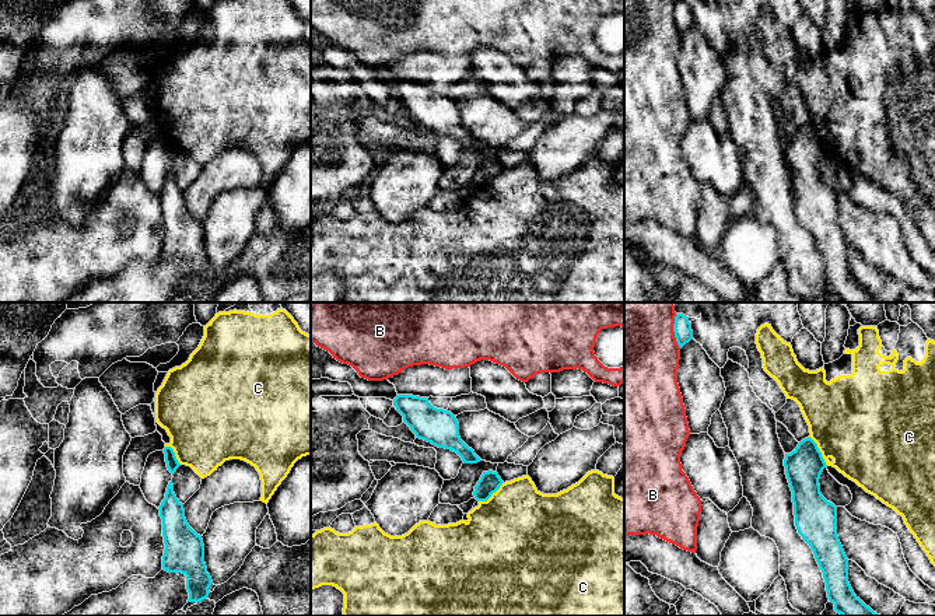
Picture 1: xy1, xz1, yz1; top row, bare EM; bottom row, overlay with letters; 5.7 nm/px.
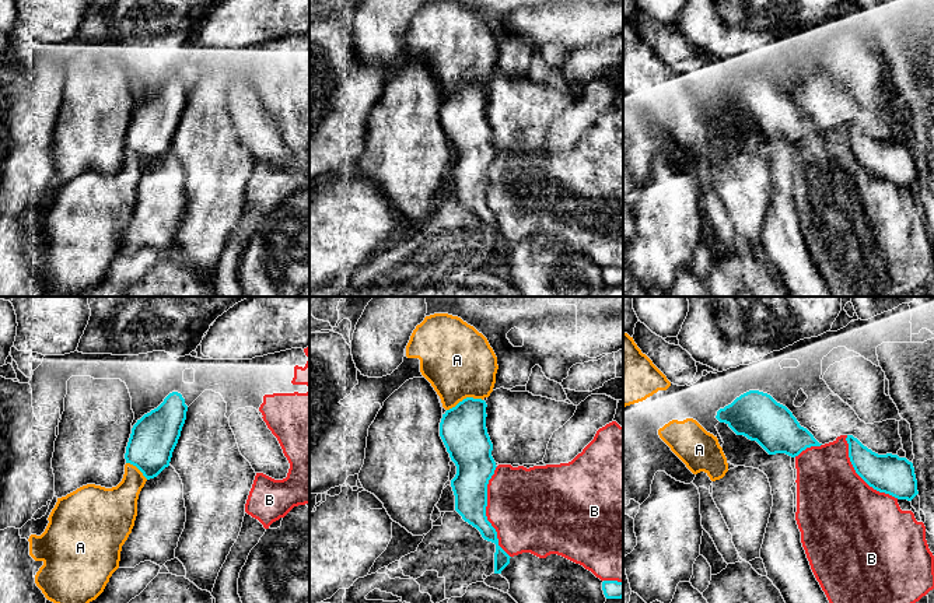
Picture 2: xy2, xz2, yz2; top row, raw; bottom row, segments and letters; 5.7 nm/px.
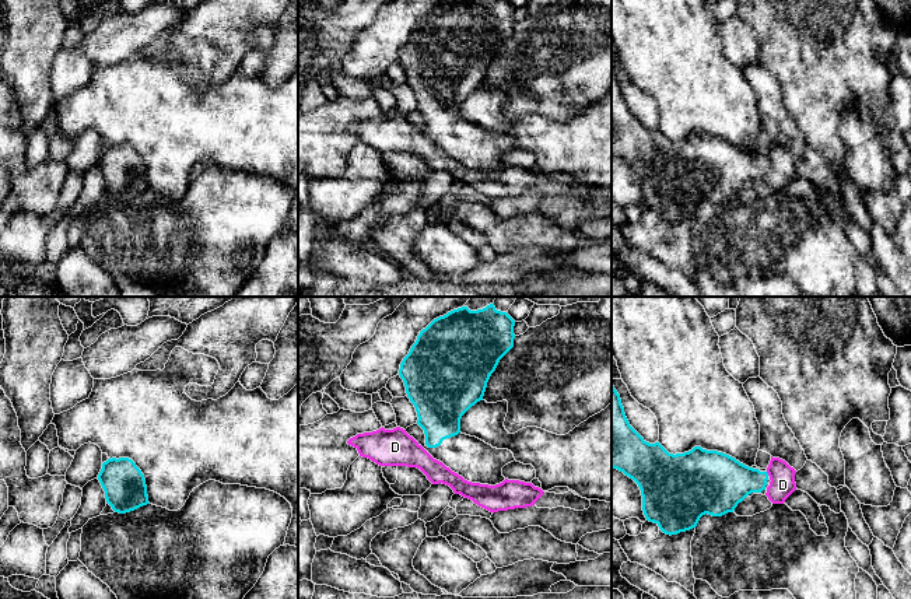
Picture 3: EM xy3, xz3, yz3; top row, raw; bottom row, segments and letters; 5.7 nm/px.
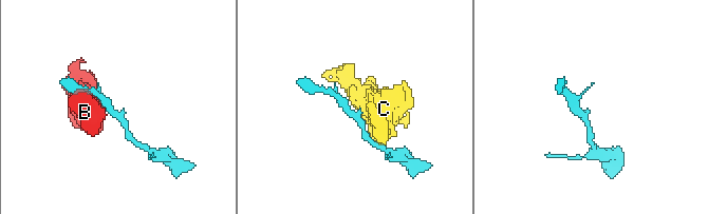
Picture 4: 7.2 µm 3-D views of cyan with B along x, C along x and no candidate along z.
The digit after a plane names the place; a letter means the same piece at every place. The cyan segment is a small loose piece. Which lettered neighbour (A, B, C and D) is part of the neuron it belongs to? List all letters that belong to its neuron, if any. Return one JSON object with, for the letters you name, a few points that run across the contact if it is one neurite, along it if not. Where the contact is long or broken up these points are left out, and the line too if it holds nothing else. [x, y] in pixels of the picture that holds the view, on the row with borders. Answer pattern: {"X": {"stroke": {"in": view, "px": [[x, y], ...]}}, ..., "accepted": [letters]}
{"accepted": []}

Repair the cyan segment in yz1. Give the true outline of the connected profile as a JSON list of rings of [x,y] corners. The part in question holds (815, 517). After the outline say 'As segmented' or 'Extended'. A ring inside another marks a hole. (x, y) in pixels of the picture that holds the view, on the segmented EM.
[[[810,437],[802,440],[791,454],[785,454],[784,466],[792,491],[795,526],[813,550],[823,573],[827,598],[834,603],[834,610],[841,616],[880,616],[854,594],[848,582],[848,559],[837,536],[837,507],[820,493],[819,479],[827,465],[817,444]]]. As segmented

